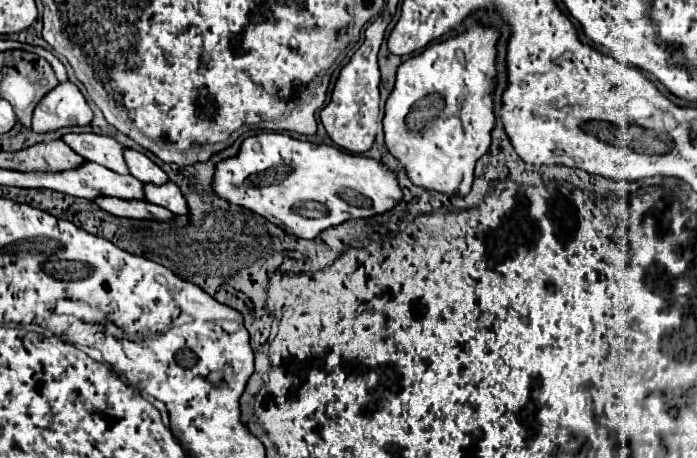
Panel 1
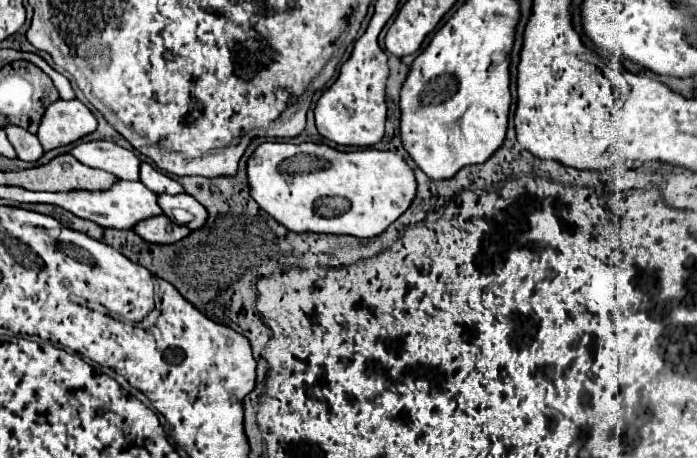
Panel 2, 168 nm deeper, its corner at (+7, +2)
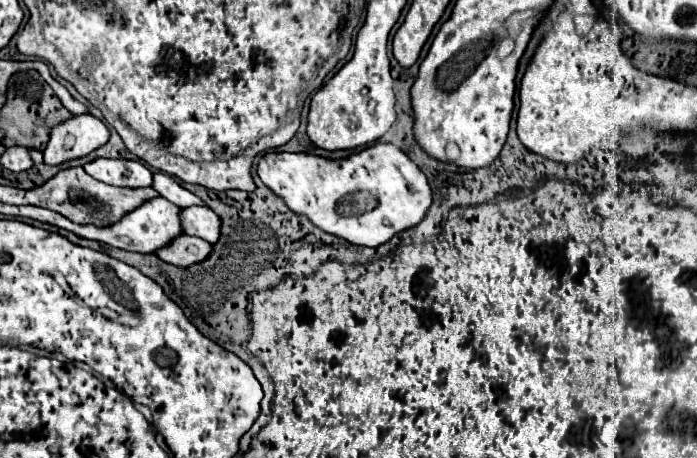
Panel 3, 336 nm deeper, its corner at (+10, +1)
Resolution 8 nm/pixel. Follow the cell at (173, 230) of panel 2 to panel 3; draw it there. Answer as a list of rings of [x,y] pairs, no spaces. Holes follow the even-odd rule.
[[[184,234],[184,236],[176,238],[168,248],[162,248],[158,252],[158,258],[168,264],[180,266],[180,268],[190,268],[196,262],[204,262],[204,258],[208,258],[208,254],[212,254],[210,242]]]

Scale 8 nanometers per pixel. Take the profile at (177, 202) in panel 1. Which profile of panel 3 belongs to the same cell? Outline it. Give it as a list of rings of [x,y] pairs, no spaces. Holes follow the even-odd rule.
[[[190,206],[182,210],[182,226],[188,236],[198,236],[210,244],[216,244],[222,222],[208,206]]]

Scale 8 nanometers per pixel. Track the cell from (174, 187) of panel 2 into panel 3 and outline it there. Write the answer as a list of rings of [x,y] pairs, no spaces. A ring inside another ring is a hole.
[[[156,172],[156,174],[154,174],[154,188],[156,188],[166,200],[170,200],[172,204],[176,204],[178,208],[202,206],[202,204],[204,204],[196,194],[188,192],[176,178],[172,178],[172,176],[168,176],[168,174],[162,174],[162,172]]]

